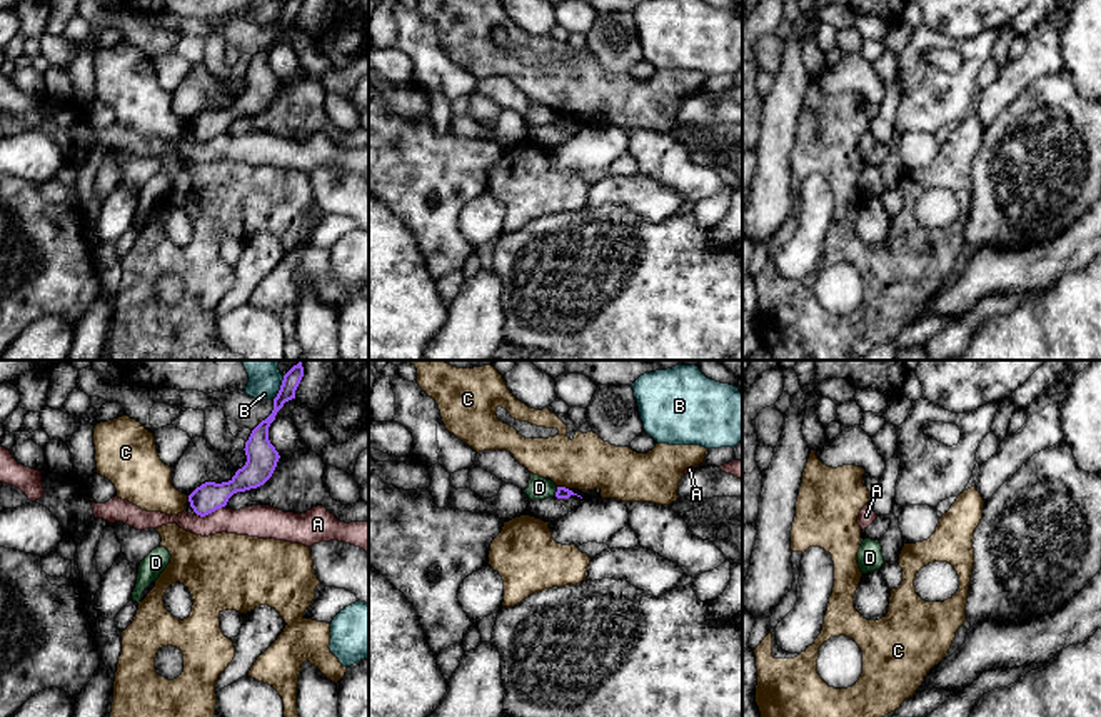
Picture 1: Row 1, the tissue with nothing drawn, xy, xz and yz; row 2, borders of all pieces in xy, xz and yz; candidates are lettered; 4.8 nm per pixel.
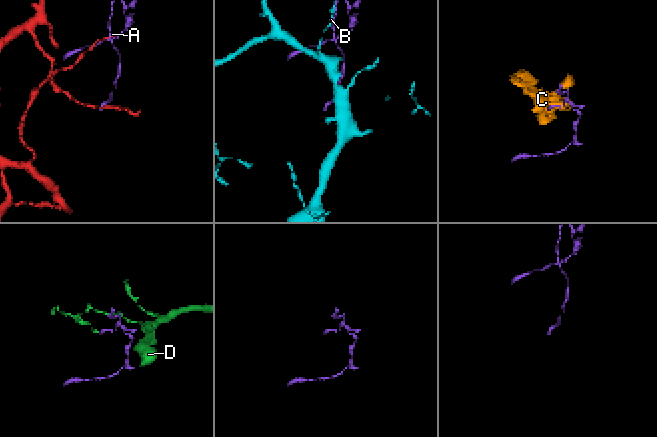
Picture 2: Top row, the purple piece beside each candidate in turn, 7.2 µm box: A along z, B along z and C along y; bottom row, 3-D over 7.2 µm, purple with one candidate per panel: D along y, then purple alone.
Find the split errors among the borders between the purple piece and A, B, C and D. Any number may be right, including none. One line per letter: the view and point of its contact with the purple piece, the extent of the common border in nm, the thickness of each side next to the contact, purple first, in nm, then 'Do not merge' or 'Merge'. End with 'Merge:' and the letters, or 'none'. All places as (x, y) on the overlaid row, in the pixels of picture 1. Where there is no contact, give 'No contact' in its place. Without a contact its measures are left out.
A: Touches purple at xy (209, 512). Shared border 150 nm. Thickness 140 nm (purple) against 160 nm. Do not merge
B: Touches purple at xy (281, 387). Shared border 130 nm. Thickness 80 nm (purple) against 170 nm. Do not merge
C: Touches purple at xz (563, 487). Shared border 60 nm. Thickness 60 nm (purple) against 260 nm. Do not merge
D: Touches purple at xz (556, 492). Shared border 50 nm. Thickness 60 nm (purple) against 110 nm. Do not merge
Merge: none

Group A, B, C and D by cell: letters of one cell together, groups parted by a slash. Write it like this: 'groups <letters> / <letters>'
groups A / B / C / D

